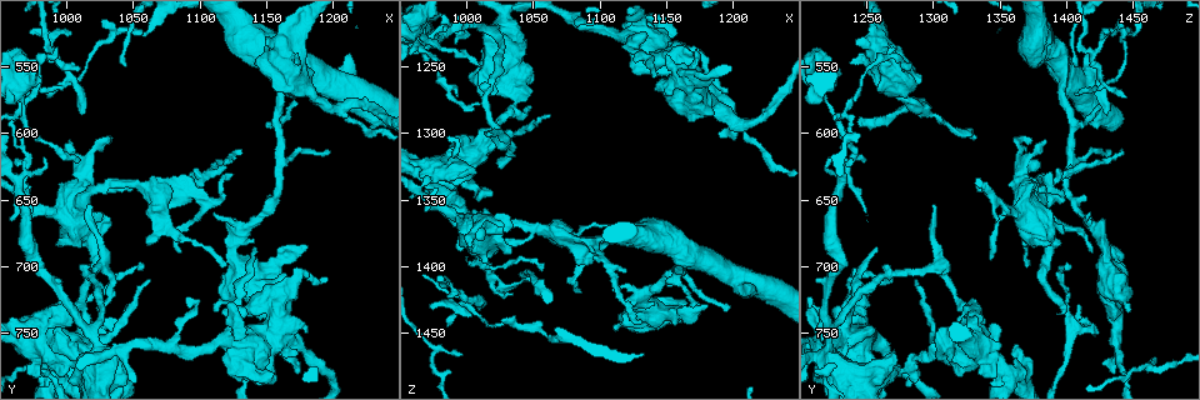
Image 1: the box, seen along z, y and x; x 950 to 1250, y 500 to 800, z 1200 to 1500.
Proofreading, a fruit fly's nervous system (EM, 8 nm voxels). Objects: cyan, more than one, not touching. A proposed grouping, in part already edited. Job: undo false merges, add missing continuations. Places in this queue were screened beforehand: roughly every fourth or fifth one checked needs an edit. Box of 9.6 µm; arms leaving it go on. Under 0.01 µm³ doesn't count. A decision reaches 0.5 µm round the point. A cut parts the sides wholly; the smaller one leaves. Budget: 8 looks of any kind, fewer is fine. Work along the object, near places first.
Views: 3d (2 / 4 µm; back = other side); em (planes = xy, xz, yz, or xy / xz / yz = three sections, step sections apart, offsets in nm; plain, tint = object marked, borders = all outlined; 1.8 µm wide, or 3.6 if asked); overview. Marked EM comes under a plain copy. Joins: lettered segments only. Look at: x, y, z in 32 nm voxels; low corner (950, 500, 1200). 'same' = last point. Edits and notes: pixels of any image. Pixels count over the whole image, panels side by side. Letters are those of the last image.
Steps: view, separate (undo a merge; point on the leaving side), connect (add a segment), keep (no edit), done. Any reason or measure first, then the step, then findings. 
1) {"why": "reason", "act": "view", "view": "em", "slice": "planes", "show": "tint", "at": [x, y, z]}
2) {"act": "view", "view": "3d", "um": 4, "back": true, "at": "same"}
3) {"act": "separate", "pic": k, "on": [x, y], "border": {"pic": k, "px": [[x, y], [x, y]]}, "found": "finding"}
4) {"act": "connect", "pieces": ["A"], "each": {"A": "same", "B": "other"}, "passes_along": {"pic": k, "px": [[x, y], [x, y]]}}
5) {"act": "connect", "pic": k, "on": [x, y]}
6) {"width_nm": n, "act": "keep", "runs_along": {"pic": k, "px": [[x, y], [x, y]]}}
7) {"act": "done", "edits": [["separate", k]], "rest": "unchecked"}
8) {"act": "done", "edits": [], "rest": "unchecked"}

{"why": "sharp bend", "act": "view", "view": "em", "um": 3.6, "slice": "planes", "show": "borders", "at": [984, 746, 1328]}

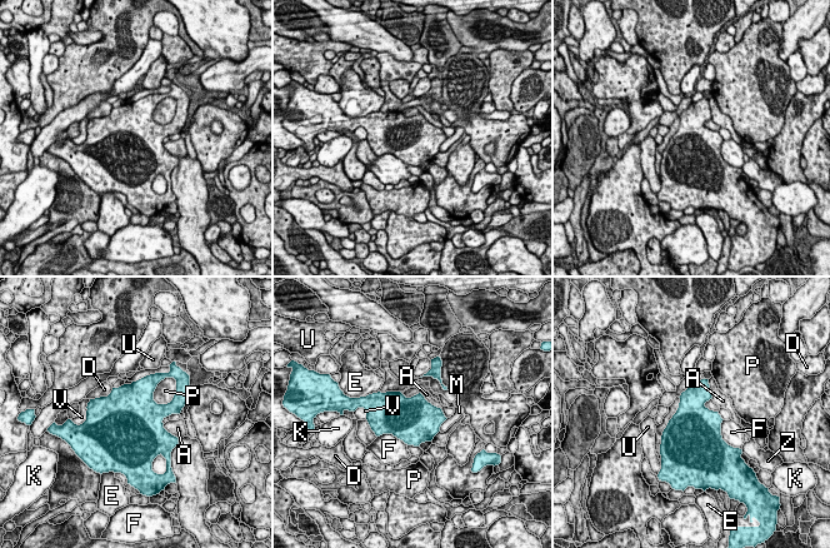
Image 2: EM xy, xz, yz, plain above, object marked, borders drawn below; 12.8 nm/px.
{"act": "keep", "each": {"A": "other", "D": "other", "E": "other", "F": "other", "K": "other", "M": "other", "P": "other", "U": "other", "V": "other", "Z": "other"}, "found": "all the same neuron"}

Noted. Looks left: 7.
{"why": "branch stops here", "act": "view", "view": "3d", "um": 4, "at": [1016, 676, 1396]}

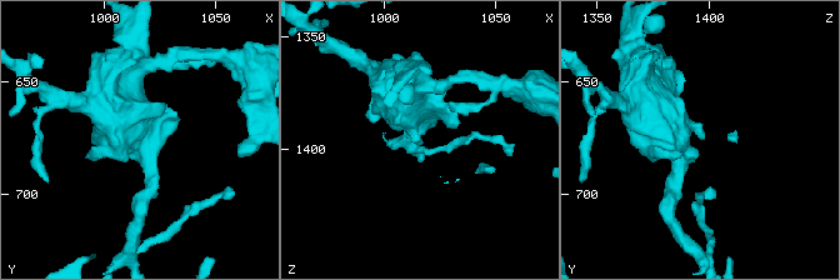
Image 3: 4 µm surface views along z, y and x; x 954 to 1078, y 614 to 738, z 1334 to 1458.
{"why": "need the tissue", "act": "view", "view": "em", "um": 3.6, "slice": "xz", "step": 4, "show": "borders", "at": [1018, 674, 1398]}

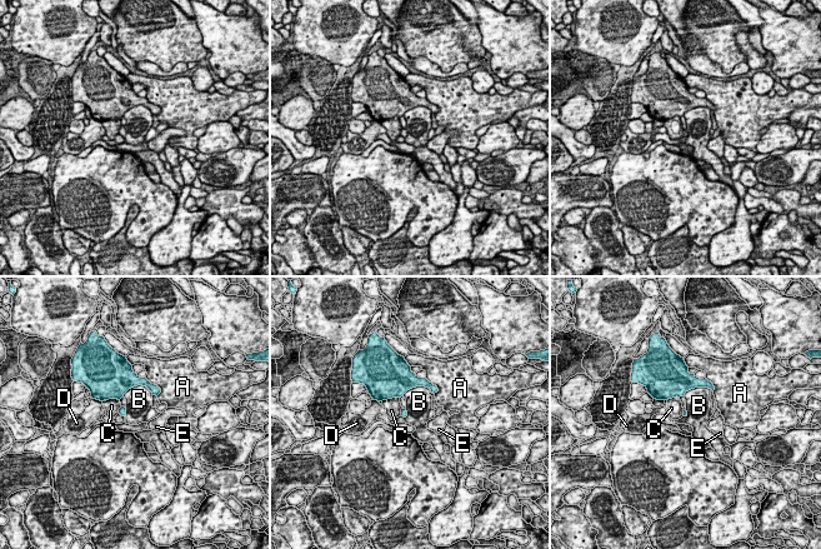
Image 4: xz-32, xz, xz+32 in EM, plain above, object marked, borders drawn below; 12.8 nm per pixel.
{"why": "cut it another way", "act": "view", "view": "em", "um": 3.6, "slice": "xy", "step": 16, "show": "borders", "at": "same"}

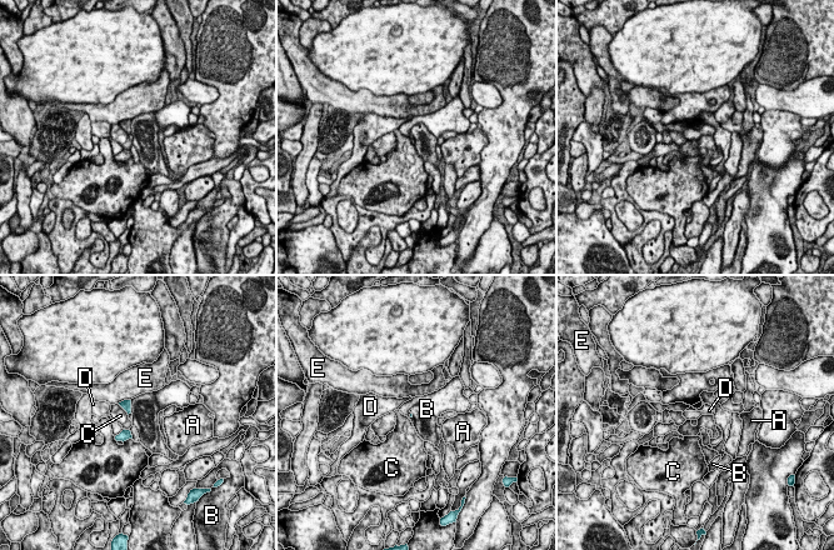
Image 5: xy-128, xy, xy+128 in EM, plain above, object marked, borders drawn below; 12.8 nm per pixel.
{"act": "keep", "each": {"A": "other", "B": "other", "C": "other", "D": "other", "E": "other"}, "border": {"pic": 5, "px": [[130, 400], [131, 413]]}, "found": "no lettered segment goes on from it"}

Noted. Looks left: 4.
{"why": "calibre changes", "act": "view", "view": "3d", "um": 2, "at": [1040, 780, 1286]}

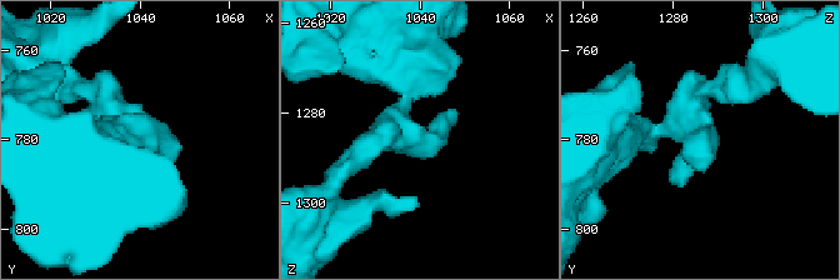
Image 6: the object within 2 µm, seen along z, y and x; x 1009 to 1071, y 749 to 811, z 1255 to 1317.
{"arm_widths_nm": [170, 420], "why": "now the EM", "act": "view", "view": "em", "slice": "xz", "step": 8, "show": "tint", "at": [1037, 780, 1287]}

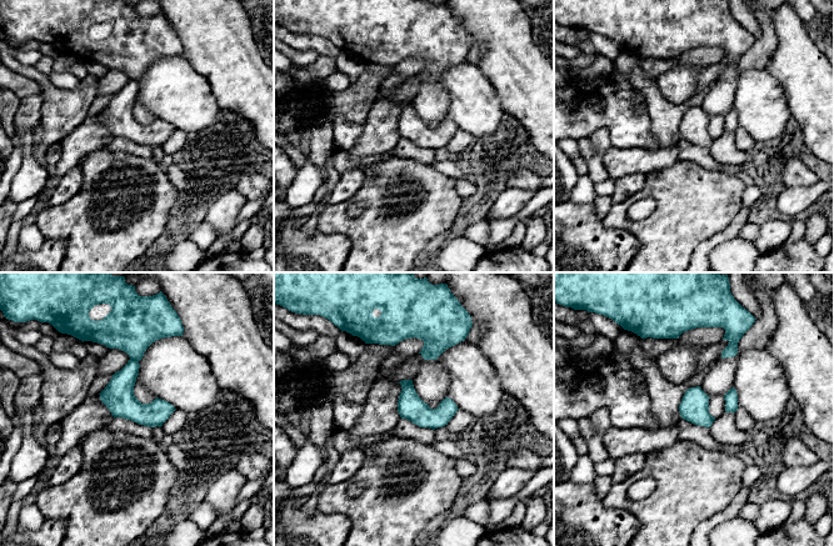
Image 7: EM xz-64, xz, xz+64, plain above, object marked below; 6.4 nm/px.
{"act": "view", "view": "em", "slice": "planes", "show": "borders", "at": "same"}

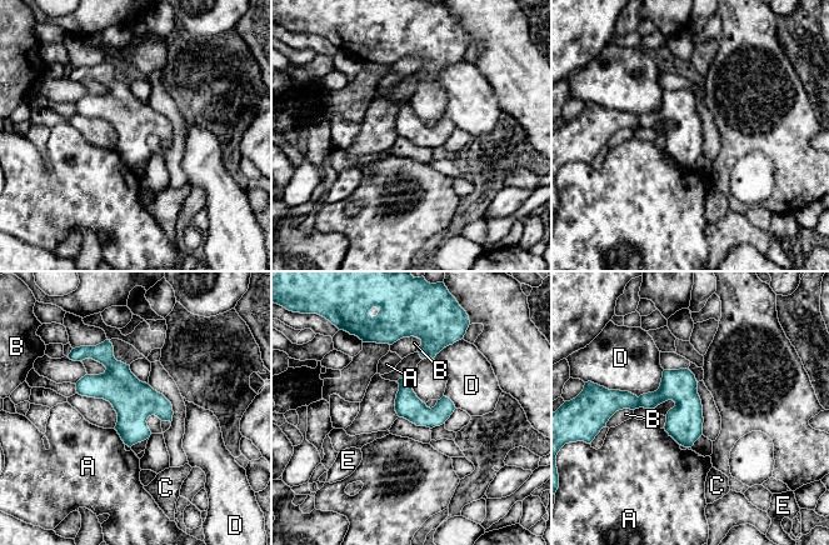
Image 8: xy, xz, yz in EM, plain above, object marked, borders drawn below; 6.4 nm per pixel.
{"act": "separate", "pic": 8, "on": [673, 386], "each": {"A": "other", "B": "other", "C": "other", "D": "other", "E": "other"}, "border": {"pic": 8, "px": [[637, 398], [640, 406]]}, "found": "a second neuron is stuck on"}

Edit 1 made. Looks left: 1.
{"act": "done", "edits": [["separate", 8]], "rest": "unchecked"}

